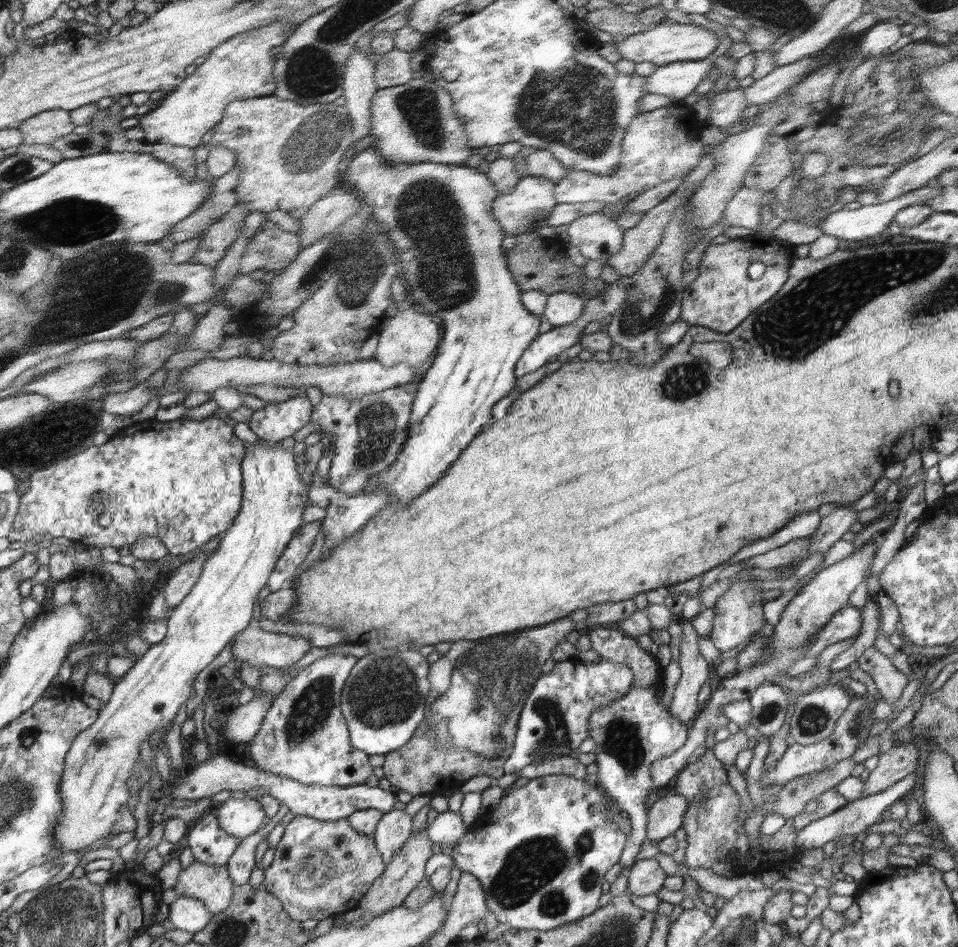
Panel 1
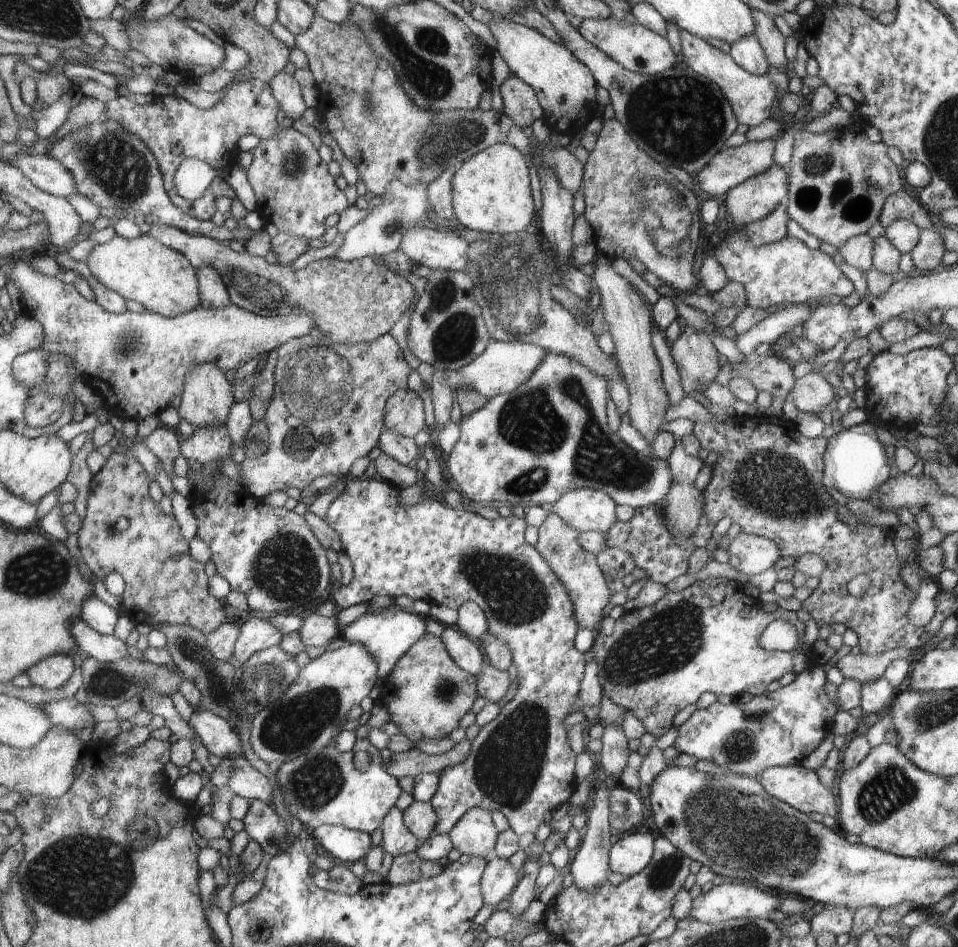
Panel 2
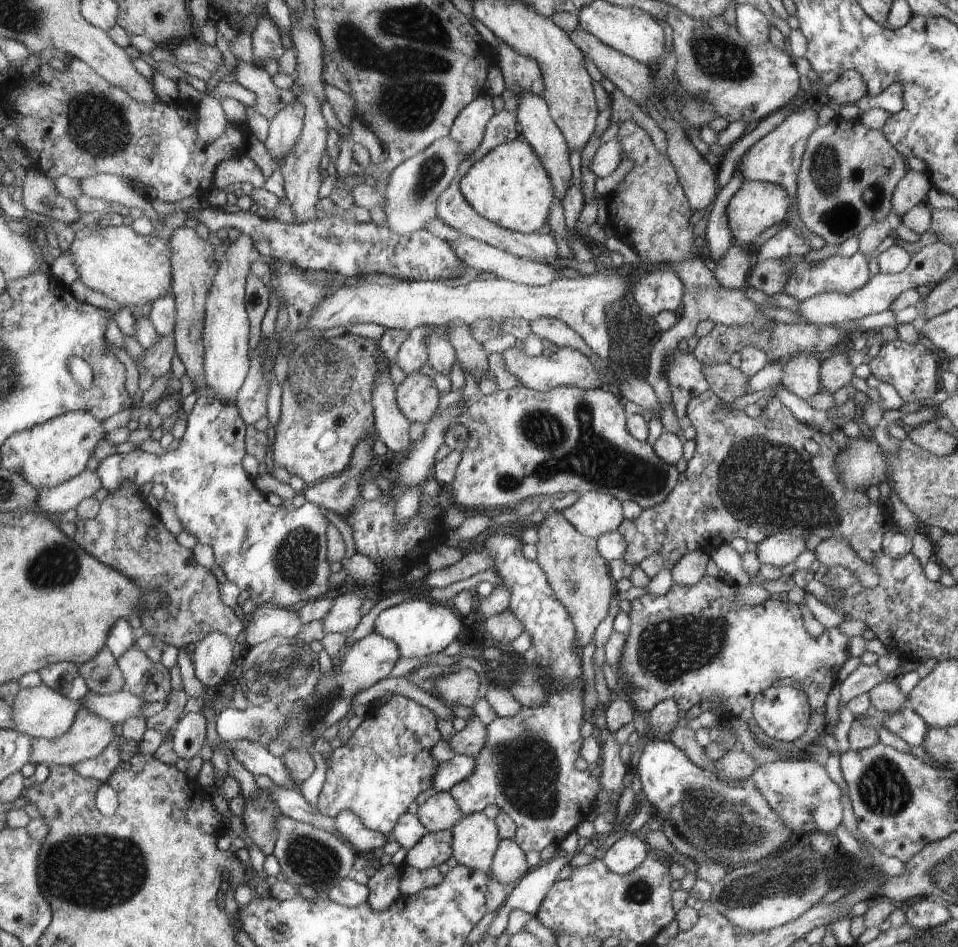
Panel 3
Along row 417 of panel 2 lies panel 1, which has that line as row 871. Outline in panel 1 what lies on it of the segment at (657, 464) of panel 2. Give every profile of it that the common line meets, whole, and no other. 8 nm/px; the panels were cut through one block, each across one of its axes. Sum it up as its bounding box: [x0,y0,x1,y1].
[452,775,627,931]

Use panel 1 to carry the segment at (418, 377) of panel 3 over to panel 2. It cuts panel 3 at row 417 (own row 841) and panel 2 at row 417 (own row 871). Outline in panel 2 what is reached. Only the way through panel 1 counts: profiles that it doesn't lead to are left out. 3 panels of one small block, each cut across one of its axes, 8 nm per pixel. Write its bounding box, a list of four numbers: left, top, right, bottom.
[384,388,424,438]

